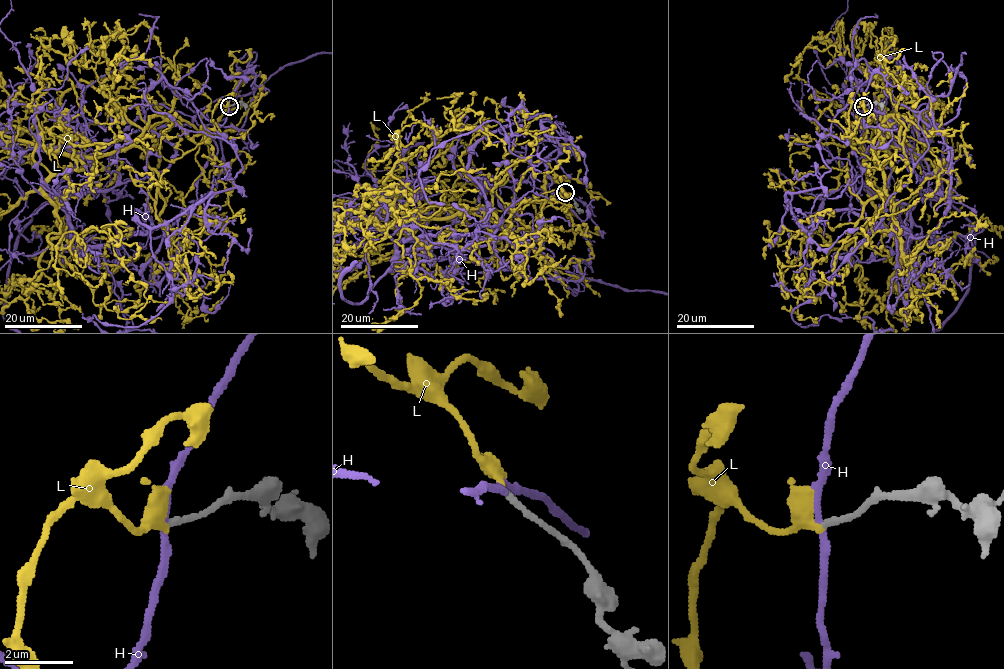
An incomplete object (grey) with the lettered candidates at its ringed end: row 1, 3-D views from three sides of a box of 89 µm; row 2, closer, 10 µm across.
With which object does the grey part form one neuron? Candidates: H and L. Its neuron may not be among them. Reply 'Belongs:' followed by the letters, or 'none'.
Belongs: L

